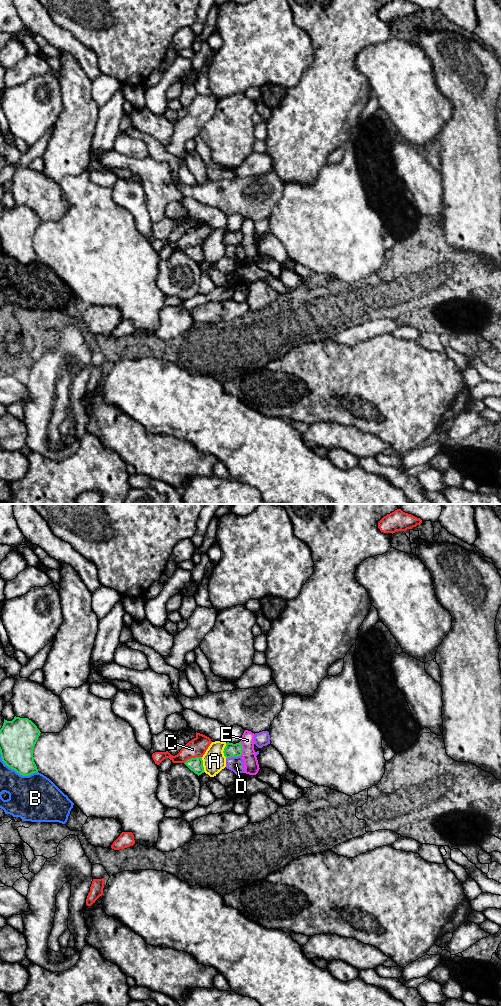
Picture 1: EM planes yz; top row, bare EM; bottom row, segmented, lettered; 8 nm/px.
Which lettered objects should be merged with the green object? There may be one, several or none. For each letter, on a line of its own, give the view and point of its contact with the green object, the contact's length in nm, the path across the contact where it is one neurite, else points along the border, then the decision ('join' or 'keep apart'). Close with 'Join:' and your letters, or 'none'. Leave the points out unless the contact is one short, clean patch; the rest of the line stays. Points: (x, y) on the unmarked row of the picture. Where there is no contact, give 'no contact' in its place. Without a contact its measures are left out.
A: contact yz (224, 238); length 120 nm; keep apart
B: contact yz (16, 259); length 340 nm; keep apart
C: contact yz (192, 246); length 160 nm; border yz (201, 244), (189, 246), (184, 251); keep apart
D: contact yz (233, 244); length 120 nm; border yz (240, 243), (226, 246); keep apart
E: contact yz (242, 236); length 120 nm; keep apart
Join: none

